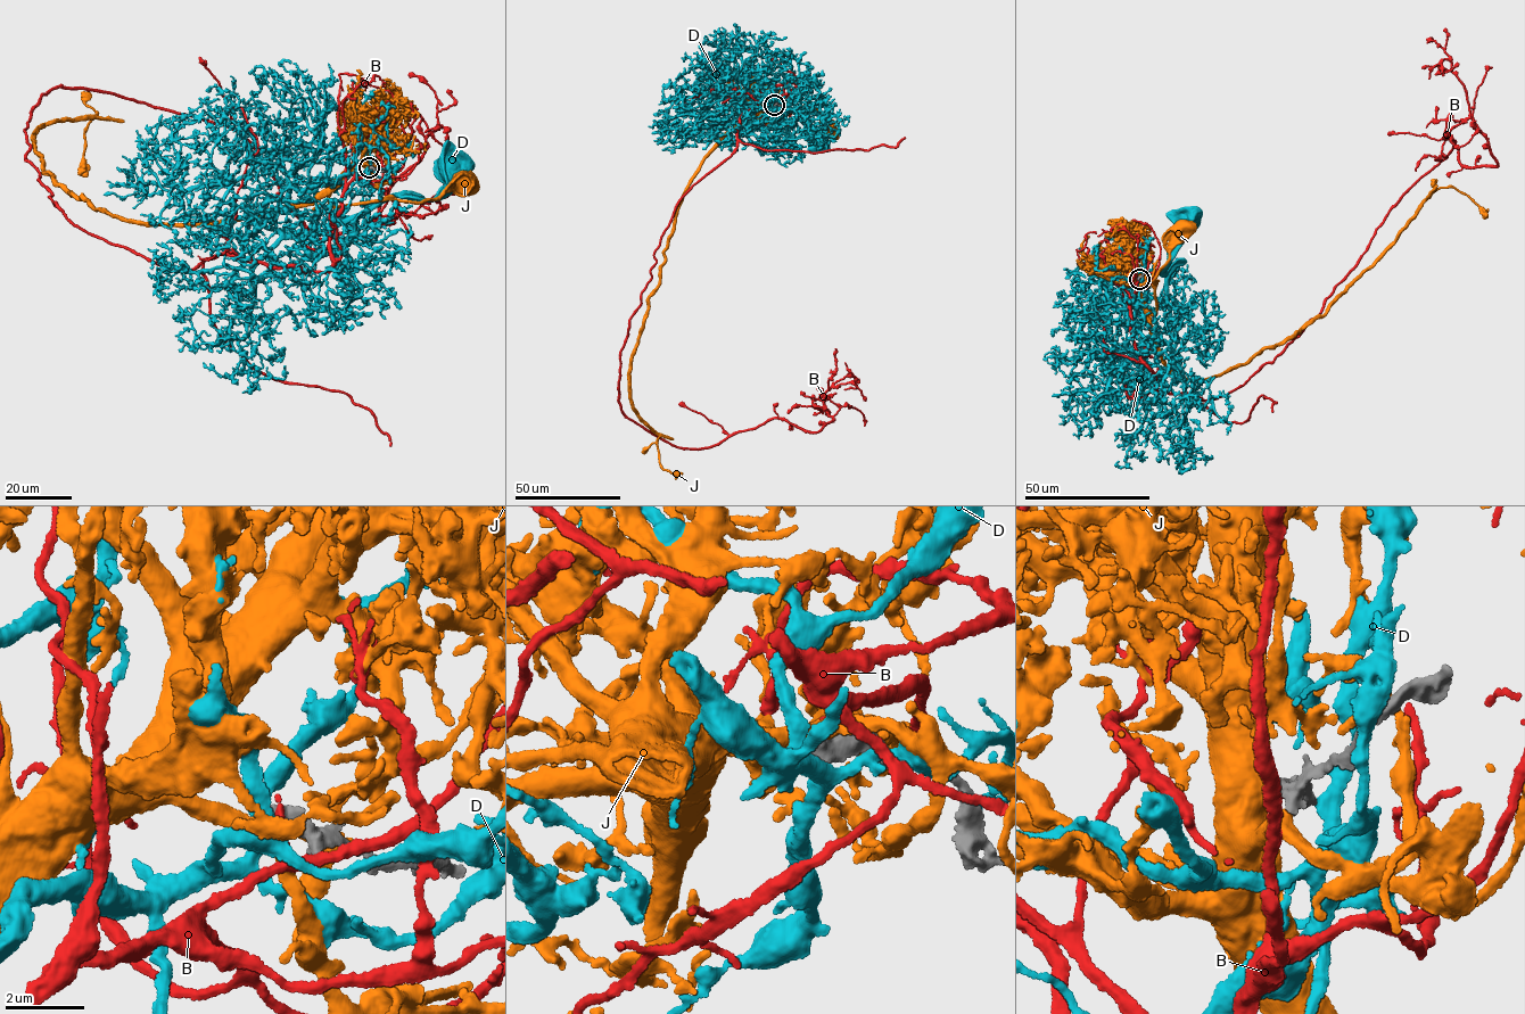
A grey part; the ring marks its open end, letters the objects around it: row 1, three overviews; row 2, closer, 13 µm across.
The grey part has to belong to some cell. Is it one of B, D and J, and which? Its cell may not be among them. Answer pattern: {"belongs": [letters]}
{"belongs": []}

